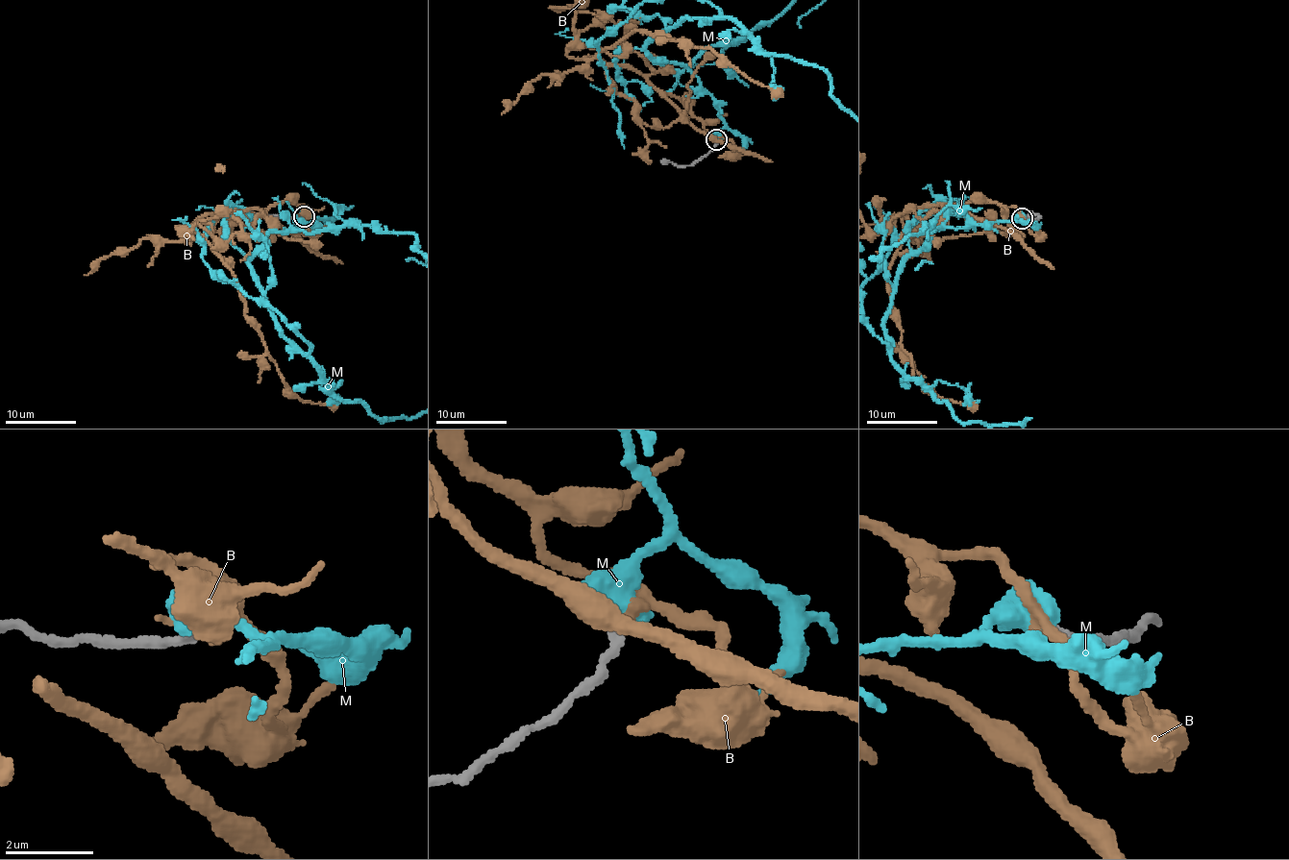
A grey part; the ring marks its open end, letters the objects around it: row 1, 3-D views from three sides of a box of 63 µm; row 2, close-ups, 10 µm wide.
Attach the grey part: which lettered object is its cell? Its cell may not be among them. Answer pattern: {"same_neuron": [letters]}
{"same_neuron": ["M"]}

